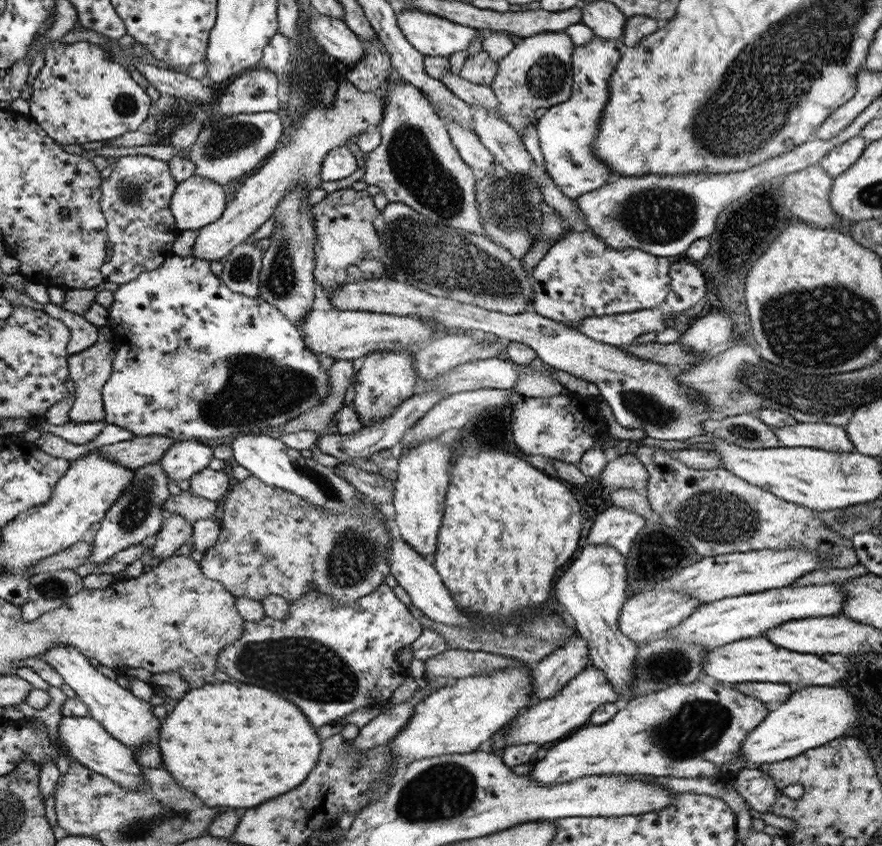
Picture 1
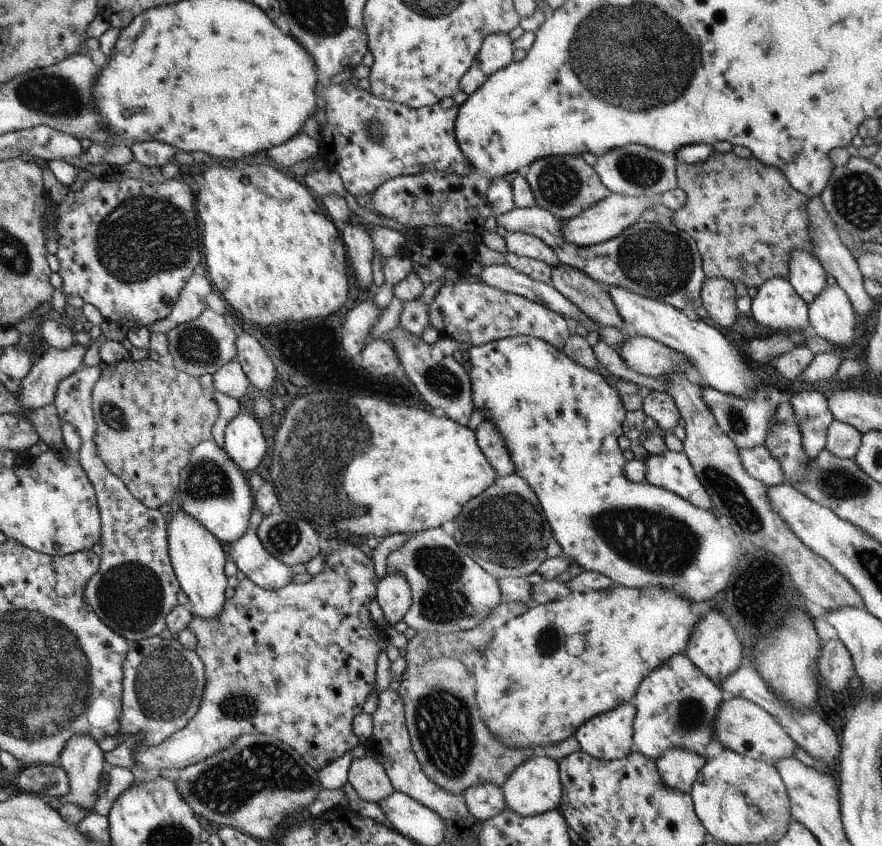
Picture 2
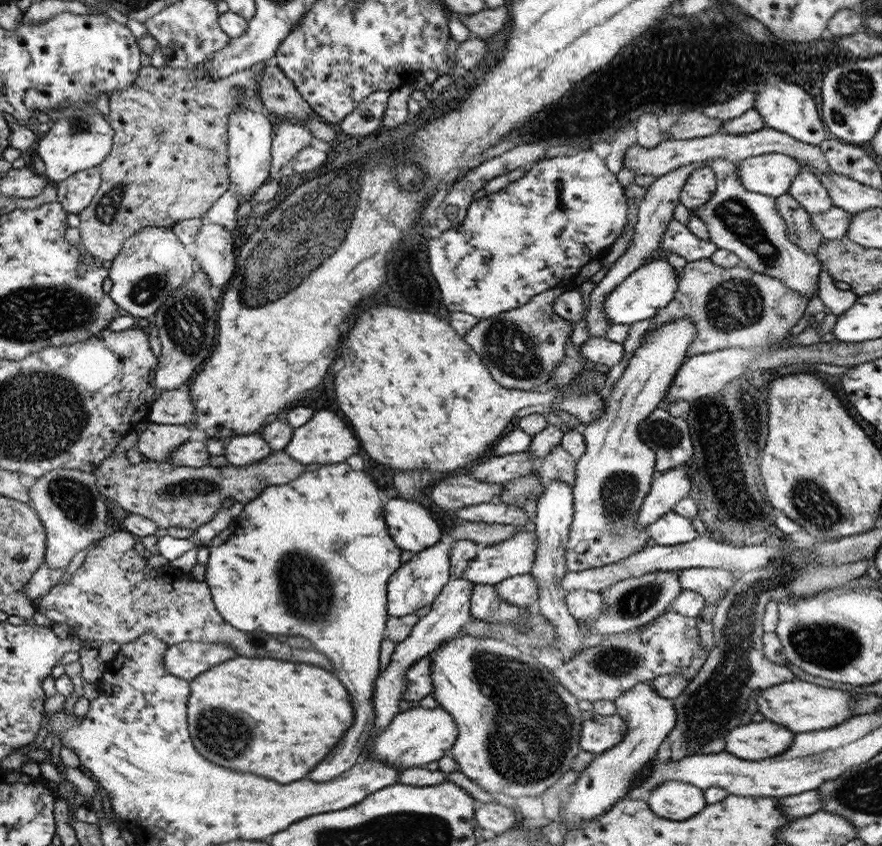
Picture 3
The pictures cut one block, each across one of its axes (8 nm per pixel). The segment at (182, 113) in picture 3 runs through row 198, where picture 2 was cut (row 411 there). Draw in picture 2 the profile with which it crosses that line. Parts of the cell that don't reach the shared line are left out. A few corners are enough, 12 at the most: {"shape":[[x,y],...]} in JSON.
{"shape":[[101,362],[100,458],[144,506],[179,492],[220,407],[200,377]]}

